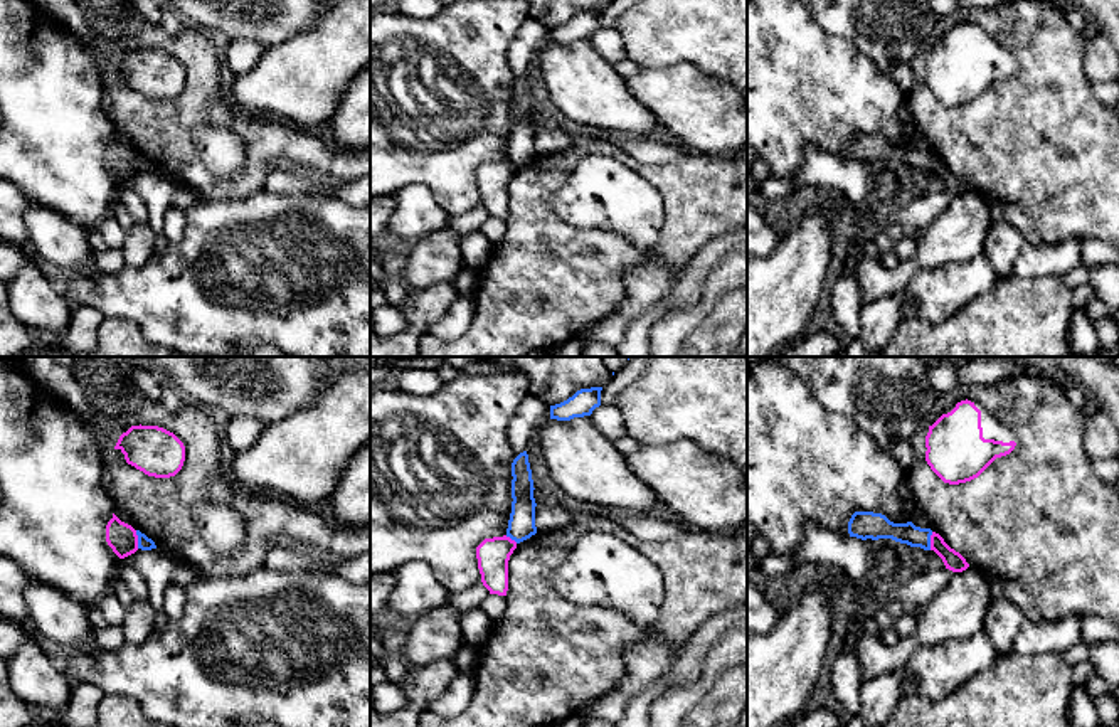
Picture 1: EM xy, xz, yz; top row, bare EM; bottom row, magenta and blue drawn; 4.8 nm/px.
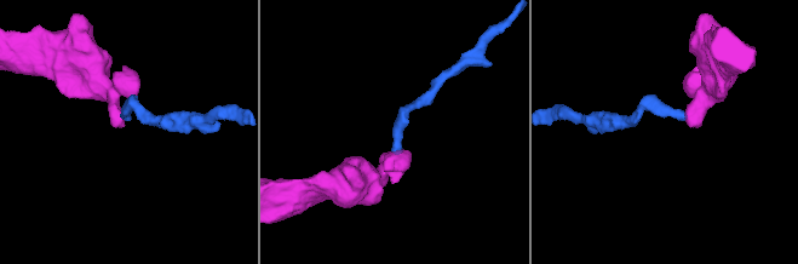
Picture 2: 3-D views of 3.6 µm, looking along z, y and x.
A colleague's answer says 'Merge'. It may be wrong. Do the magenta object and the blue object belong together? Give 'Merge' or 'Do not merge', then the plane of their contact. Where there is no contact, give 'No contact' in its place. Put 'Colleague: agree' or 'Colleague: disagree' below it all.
Do not merge. Touches magenta in xy
Colleague: disagree

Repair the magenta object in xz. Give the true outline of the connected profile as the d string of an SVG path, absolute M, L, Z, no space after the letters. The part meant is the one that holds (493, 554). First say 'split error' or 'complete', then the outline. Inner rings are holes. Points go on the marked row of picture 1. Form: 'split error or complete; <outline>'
complete; M506 535L485 539L476 547L481 582L490 591L490 594L506 596L508 560L515 549L517 542Z

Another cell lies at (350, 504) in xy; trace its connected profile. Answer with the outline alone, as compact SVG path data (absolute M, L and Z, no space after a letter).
M370 443L342 470L328 500L335 523L348 528L370 525Z

